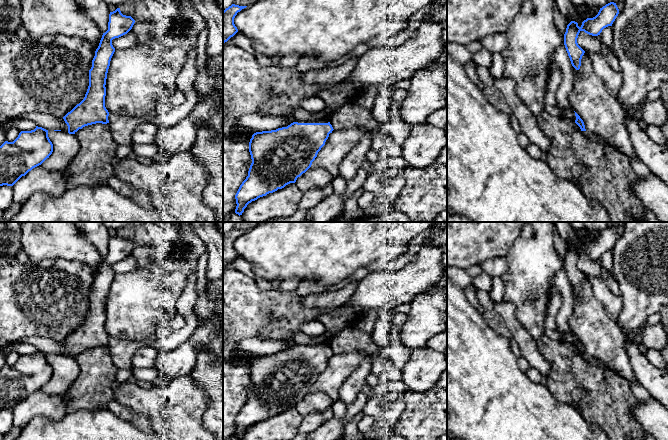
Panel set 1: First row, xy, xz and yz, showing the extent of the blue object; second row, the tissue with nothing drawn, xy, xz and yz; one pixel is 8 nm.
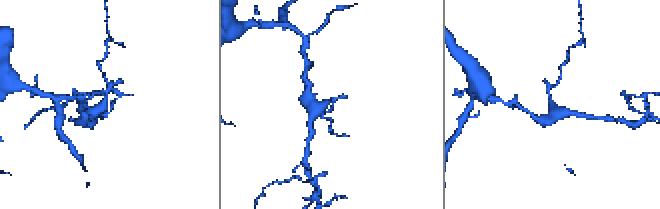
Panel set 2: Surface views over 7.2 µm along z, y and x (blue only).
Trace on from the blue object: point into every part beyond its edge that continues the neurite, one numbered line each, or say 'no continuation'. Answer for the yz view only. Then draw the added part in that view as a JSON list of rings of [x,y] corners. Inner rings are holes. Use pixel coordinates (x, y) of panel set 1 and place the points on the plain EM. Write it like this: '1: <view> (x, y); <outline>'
no continuation

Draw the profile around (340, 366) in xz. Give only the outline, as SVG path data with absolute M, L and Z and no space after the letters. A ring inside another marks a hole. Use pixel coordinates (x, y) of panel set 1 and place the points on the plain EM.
M366 351L333 354L310 392L326 393L333 402L339 400L341 385L359 367L366 355Z

